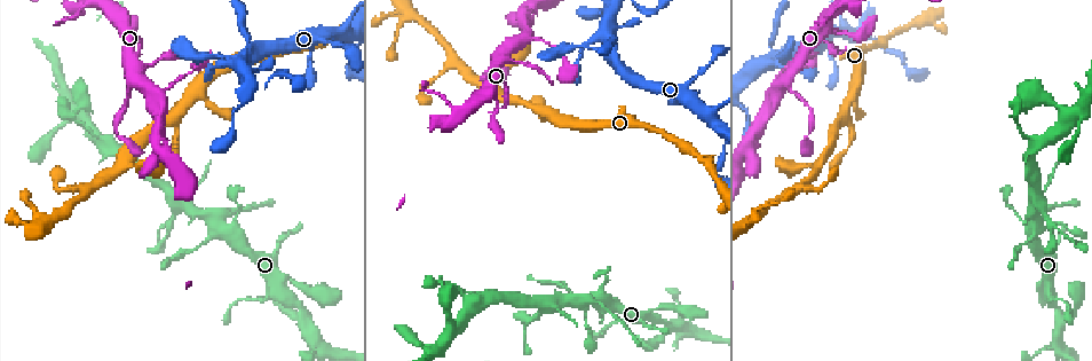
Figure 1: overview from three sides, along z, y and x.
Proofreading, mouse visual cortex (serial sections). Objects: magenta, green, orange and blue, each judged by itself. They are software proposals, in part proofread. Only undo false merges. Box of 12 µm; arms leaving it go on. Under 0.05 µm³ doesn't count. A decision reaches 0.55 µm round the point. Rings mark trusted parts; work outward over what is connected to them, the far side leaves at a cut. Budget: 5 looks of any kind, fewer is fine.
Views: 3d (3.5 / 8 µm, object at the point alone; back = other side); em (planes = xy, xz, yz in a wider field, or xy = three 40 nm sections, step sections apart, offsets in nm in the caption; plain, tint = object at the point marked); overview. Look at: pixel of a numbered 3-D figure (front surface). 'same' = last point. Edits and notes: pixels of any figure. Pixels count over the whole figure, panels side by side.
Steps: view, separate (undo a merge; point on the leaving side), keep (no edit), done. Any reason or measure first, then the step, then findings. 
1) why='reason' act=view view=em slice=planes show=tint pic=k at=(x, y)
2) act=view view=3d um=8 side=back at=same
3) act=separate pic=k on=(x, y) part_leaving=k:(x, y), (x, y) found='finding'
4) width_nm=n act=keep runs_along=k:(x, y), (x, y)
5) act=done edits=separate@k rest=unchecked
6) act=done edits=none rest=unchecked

why='sharp bend' act=view view=3d um=3.5 pic=1 at=(246, 58)

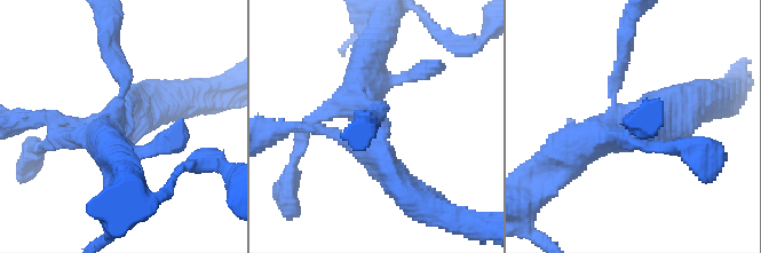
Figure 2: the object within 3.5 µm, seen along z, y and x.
act=view view=em slice=xy step=1 show=tint pic=2 at=(619, 128)

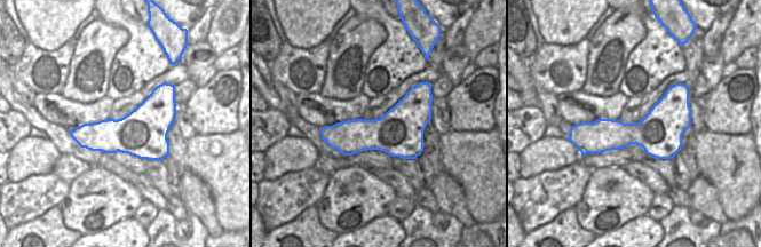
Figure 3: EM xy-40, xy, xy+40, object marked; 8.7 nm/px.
act=keep found='all the same cell'

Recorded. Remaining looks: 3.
why='narrows sharply' act=view view=3d um=8 side=back pic=1 at=(586, 322)

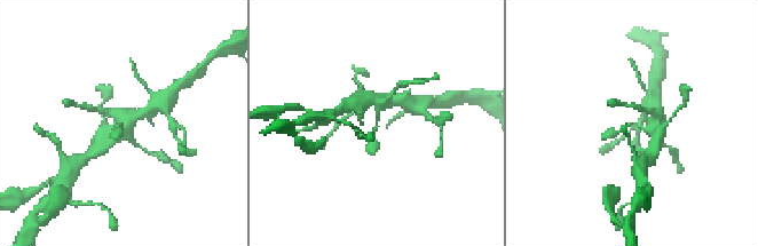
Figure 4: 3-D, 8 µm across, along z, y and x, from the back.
why='need the tissue' act=view view=em slice=xy step=5 show=tint pic=4 at=(376, 123)

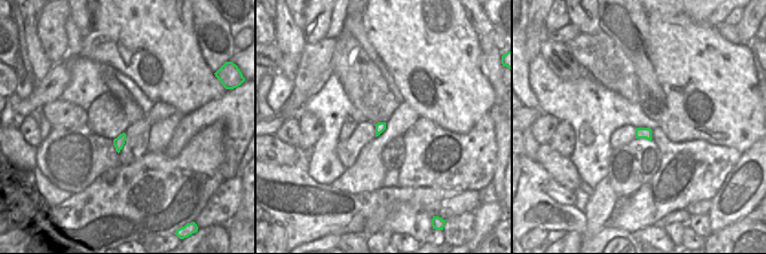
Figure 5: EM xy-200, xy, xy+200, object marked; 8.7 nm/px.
act=keep runs_along=4:(368, 98), (377, 108), (372, 152) found='all the same cell'

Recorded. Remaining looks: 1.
act=done edits=none rest=unchecked

